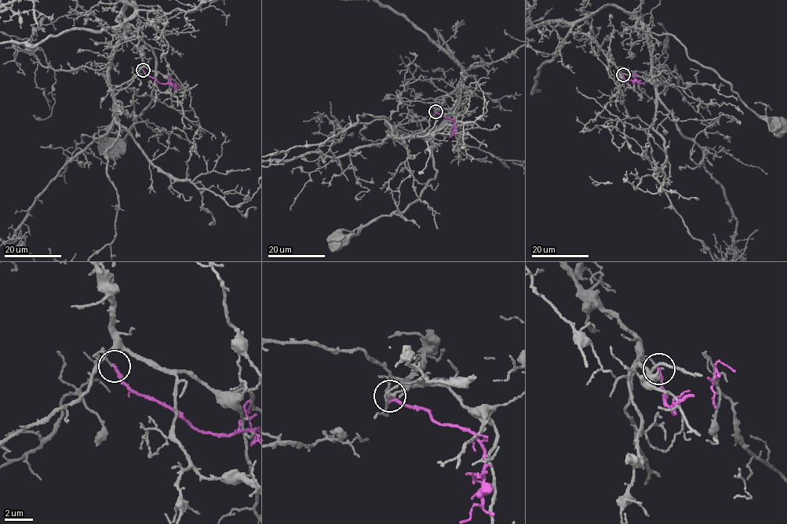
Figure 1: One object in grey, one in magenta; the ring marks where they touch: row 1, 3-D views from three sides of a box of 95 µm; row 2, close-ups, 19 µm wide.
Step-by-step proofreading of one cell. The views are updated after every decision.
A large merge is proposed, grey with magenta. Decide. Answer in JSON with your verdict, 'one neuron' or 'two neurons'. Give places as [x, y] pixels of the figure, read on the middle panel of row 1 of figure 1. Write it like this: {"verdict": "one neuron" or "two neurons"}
{"verdict": "two neurons"}

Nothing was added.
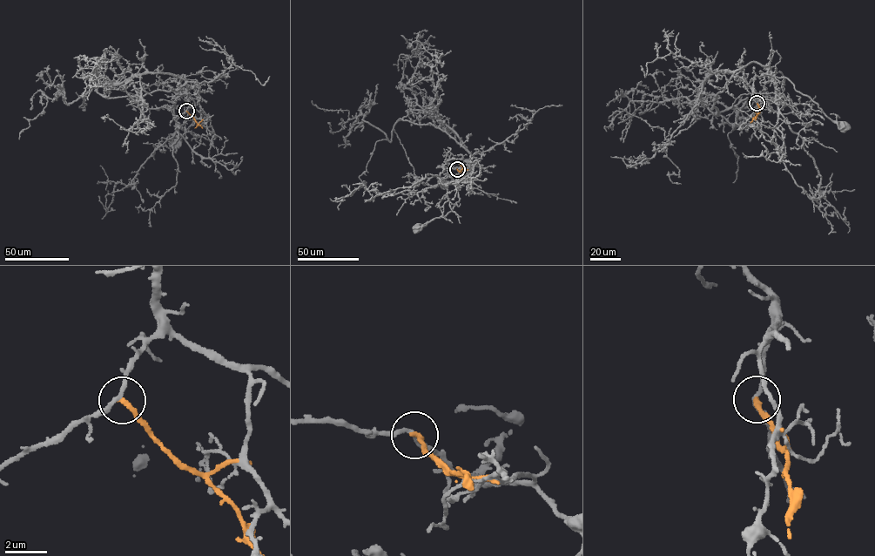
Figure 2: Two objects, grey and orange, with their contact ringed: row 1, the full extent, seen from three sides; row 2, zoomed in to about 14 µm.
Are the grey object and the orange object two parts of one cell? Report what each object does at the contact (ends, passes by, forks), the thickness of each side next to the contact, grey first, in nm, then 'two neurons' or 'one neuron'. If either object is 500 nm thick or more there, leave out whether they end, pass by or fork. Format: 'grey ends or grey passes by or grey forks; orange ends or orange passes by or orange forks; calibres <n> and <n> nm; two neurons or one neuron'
grey passes by; orange ends; calibres 190 and 240 nm; two neurons

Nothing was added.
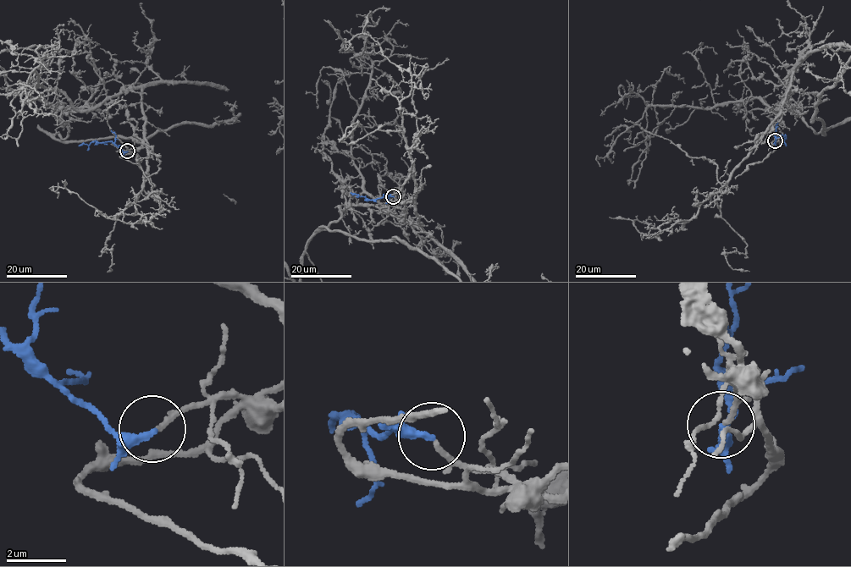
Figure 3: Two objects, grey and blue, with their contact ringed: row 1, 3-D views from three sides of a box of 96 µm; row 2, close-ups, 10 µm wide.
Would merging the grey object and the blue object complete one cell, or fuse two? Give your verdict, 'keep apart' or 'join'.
join

